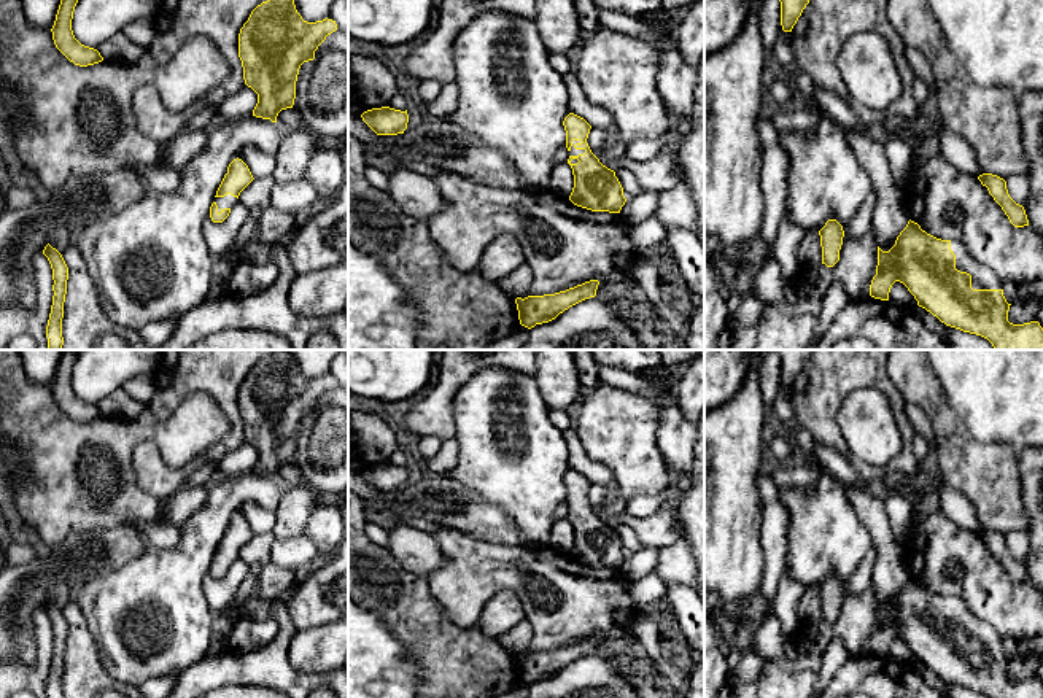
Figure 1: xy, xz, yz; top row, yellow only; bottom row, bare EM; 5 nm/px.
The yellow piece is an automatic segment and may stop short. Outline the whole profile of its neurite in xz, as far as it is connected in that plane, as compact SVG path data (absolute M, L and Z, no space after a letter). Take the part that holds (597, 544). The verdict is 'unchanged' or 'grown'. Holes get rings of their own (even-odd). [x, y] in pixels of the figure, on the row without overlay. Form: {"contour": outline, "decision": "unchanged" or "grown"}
{"contour": "M569 469L563 477L566 487L568 520L572 525L574 544L569 556L591 568L620 569L626 555L615 528L599 518L587 494L591 482Z", "decision": "grown"}

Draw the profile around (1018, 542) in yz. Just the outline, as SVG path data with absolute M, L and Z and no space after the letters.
M1013 531L1006 534L1005 537L1006 537L1006 545L1010 553L1016 560L1024 561L1030 550L1030 539L1027 531Z

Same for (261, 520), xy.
M245 502L240 507L238 515L248 522L254 536L270 533L277 522L275 510L264 509L256 502Z

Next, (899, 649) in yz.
M895 638L892 641L890 649L889 649L889 657L892 657L905 665L911 665L911 666L916 666L919 663L914 652L900 638Z

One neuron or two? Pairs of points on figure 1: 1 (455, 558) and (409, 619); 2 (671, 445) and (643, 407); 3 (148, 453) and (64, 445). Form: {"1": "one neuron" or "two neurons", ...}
{"1": "two neurons", "2": "two neurons", "3": "two neurons"}

